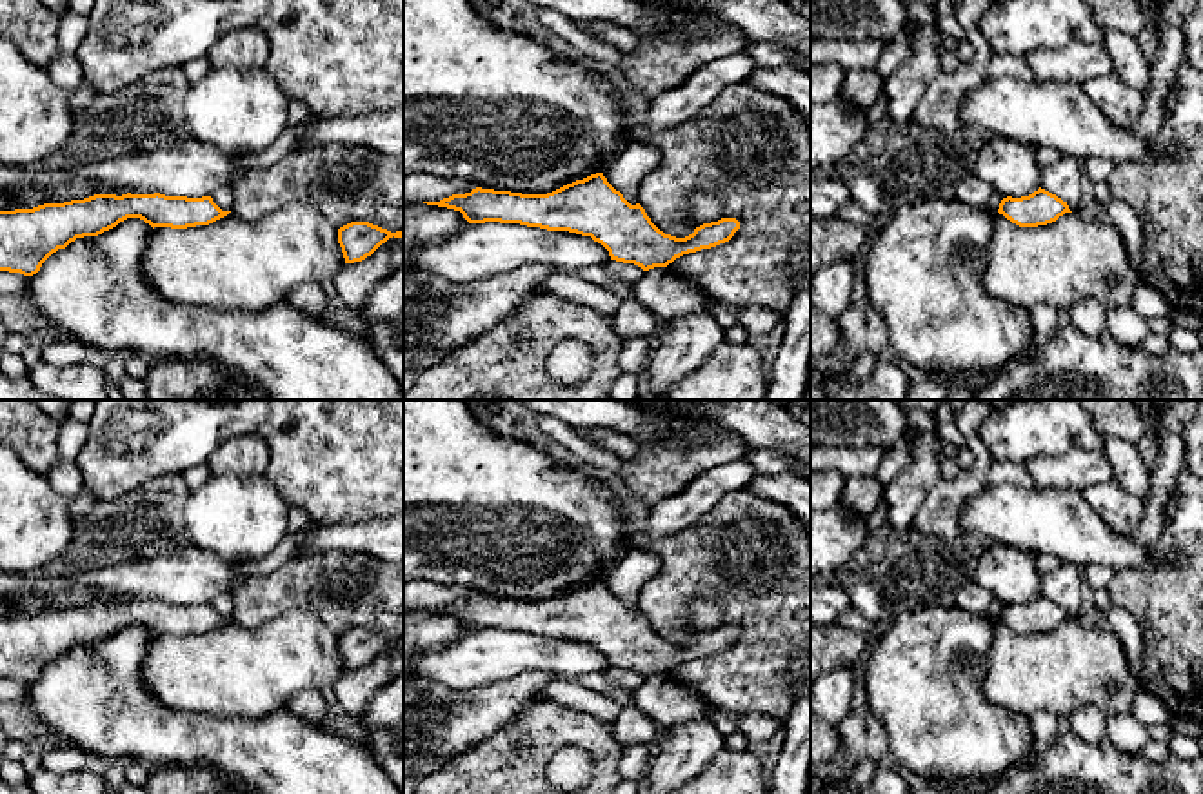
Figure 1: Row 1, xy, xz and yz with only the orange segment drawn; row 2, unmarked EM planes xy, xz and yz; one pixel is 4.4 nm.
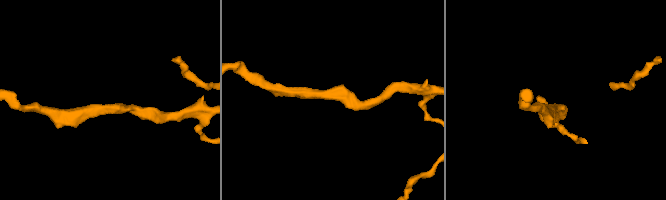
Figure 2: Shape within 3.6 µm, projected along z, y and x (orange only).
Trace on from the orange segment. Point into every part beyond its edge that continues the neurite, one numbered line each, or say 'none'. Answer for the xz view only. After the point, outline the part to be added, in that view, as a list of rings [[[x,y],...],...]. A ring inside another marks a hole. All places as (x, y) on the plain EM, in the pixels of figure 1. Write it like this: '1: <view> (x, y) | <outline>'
none

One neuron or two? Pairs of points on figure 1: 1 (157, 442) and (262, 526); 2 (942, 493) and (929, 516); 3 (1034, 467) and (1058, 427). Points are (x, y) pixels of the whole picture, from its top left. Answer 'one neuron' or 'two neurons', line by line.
1: two neurons
2: one neuron
3: two neurons

